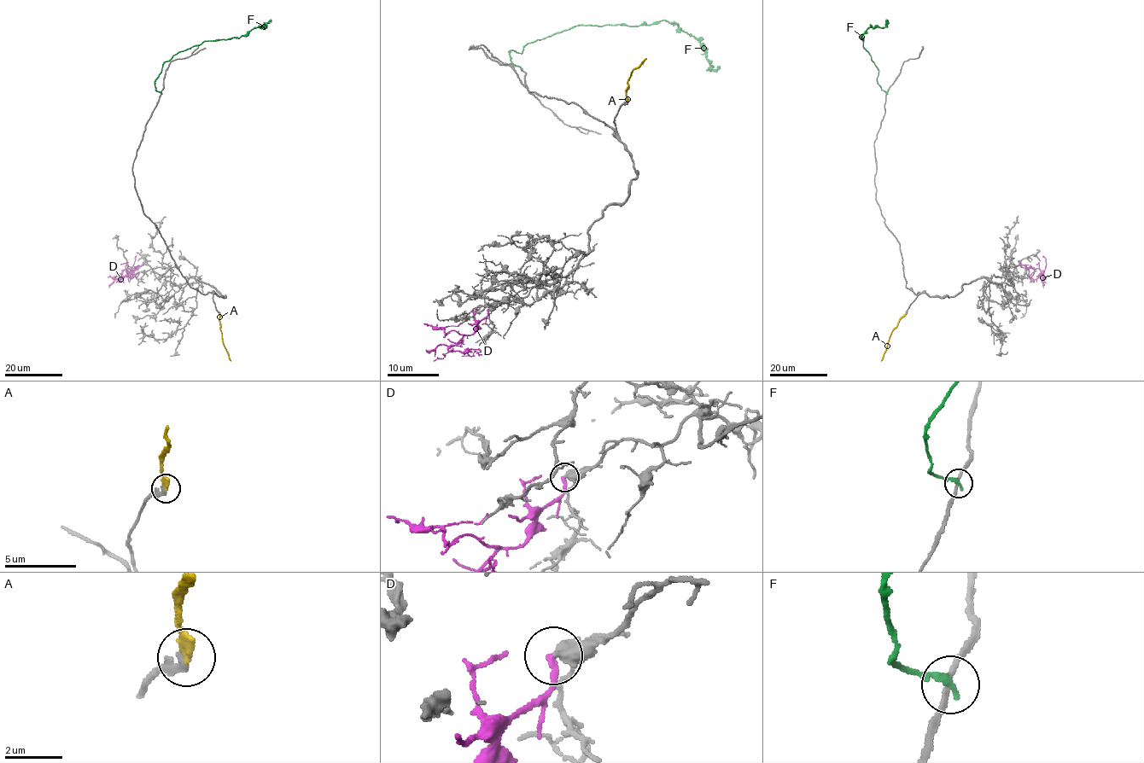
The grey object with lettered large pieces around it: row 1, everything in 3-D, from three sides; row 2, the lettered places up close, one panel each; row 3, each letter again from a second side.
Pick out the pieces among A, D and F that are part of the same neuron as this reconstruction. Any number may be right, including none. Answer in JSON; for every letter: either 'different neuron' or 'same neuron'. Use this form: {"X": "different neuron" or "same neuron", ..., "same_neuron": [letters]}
{"A": "same neuron", "D": "different neuron", "F": "different neuron", "same_neuron": ["A"]}

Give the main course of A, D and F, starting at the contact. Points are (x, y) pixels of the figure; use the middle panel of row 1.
A: (627, 101), (627, 90), (630, 73), (646, 58)
D: (487, 310), (477, 329), (450, 347), (451, 351), (468, 350), (470, 357), (475, 351)
F: (522, 68), (510, 51), (522, 53), (554, 33), (577, 26), (662, 20), (694, 37), (714, 69), (720, 66)

